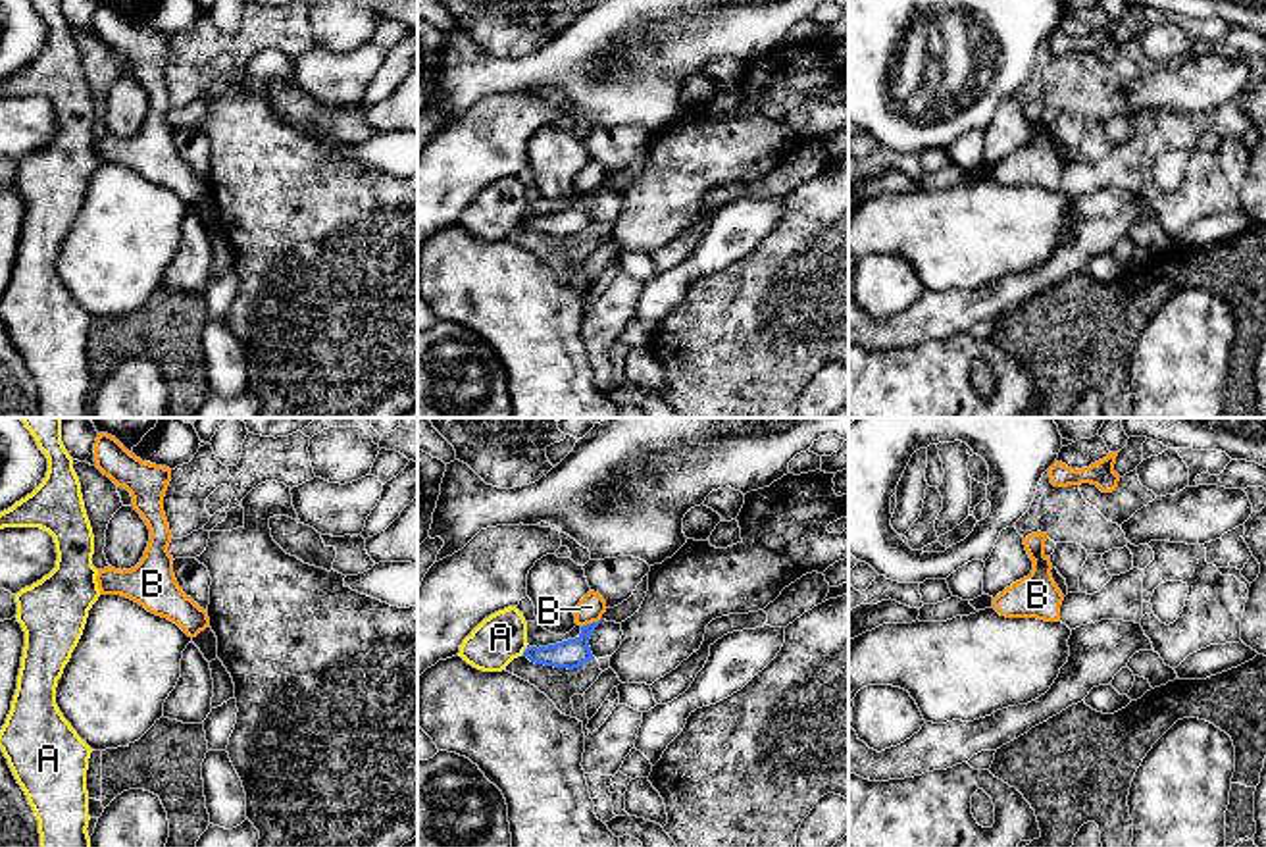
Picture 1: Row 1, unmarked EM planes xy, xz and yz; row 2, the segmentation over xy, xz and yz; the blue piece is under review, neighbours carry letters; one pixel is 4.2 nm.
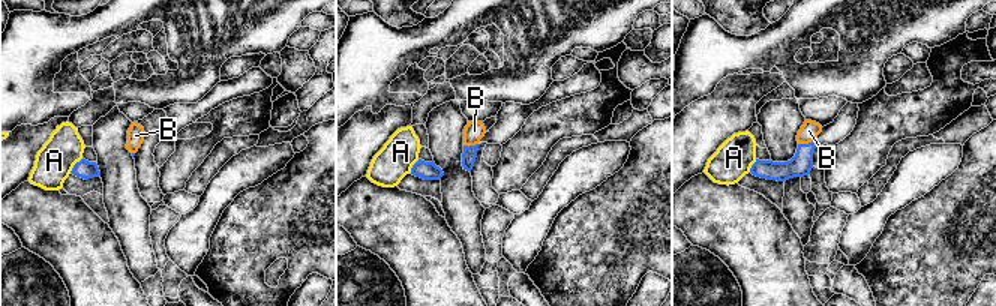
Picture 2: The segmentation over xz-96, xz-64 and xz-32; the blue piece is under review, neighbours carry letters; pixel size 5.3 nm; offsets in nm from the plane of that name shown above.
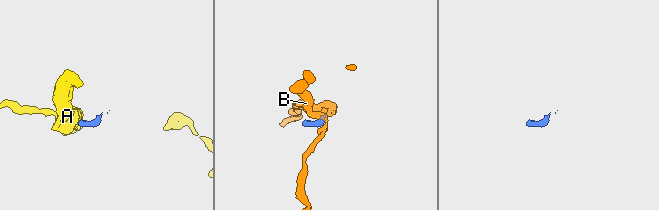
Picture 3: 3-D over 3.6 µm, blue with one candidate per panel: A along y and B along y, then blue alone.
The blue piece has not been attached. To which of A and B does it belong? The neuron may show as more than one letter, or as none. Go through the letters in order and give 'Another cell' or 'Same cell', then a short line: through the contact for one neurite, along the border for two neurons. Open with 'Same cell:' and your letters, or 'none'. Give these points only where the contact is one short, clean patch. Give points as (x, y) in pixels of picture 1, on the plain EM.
Same cell: none
A: Another cell. Line: xz (528, 214), (522, 222)
B: Another cell. Line: xz (601, 185), (582, 195)

